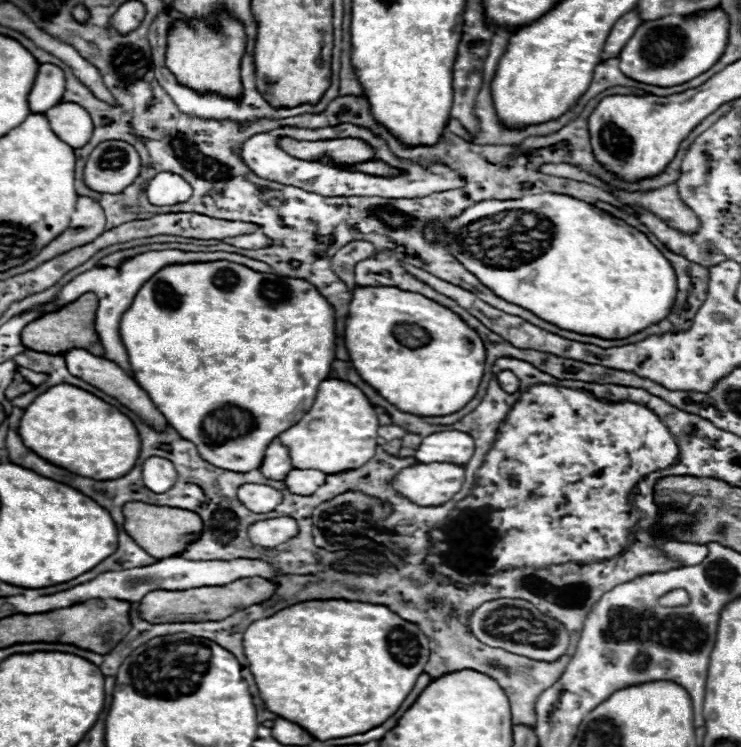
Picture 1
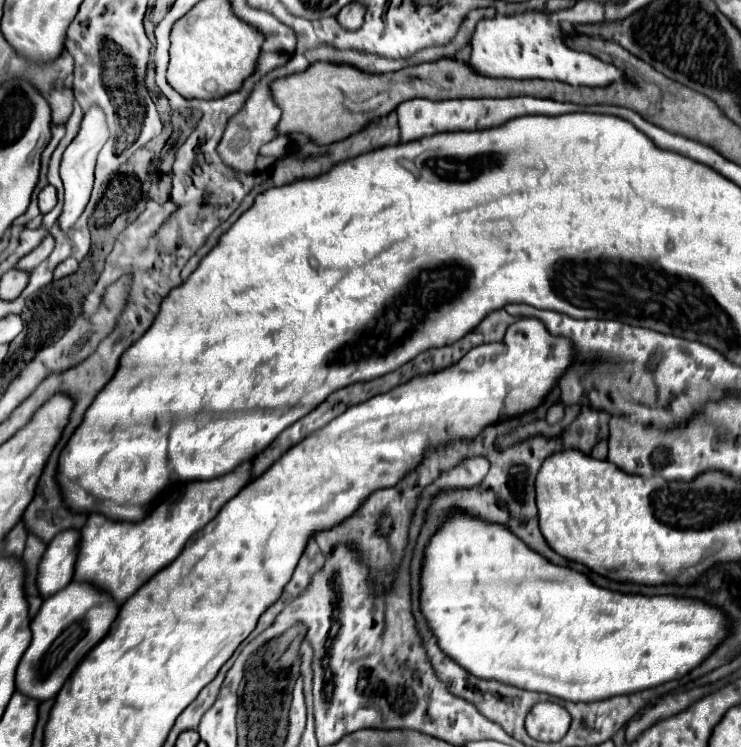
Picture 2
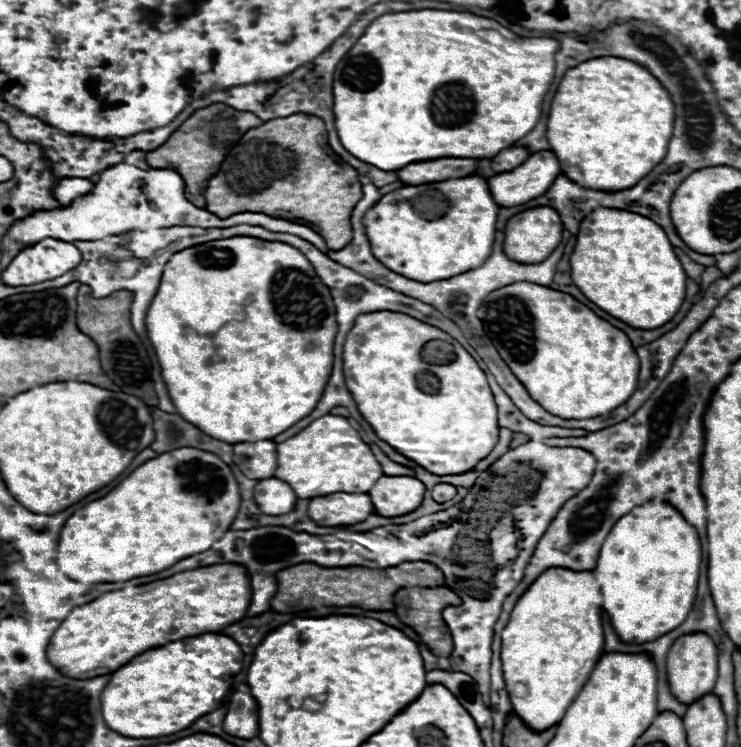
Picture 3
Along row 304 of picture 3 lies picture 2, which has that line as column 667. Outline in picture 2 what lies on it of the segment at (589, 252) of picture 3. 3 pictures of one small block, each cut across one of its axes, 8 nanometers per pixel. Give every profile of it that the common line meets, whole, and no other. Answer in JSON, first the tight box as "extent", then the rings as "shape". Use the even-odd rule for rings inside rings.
{"extent":[420,512,724,702],"shape":[[[452,512],[444,526],[434,534],[426,548],[426,560],[422,568],[422,594],[420,594],[420,606],[424,616],[428,618],[428,624],[432,632],[438,638],[438,646],[448,652],[460,666],[468,668],[470,674],[484,678],[484,680],[500,680],[504,684],[512,684],[516,688],[528,688],[536,692],[548,692],[562,700],[572,702],[592,702],[592,700],[604,700],[608,696],[618,694],[632,694],[638,690],[646,690],[670,680],[676,680],[680,676],[686,676],[708,652],[712,652],[712,644],[720,640],[720,632],[724,632],[724,616],[716,612],[716,608],[708,608],[708,604],[700,600],[690,598],[674,598],[674,596],[634,596],[634,594],[620,594],[606,588],[594,586],[584,574],[574,572],[570,568],[554,566],[544,556],[532,552],[522,540],[516,540],[508,528],[500,528],[500,524],[484,524],[484,520],[466,516],[462,512]]]}

